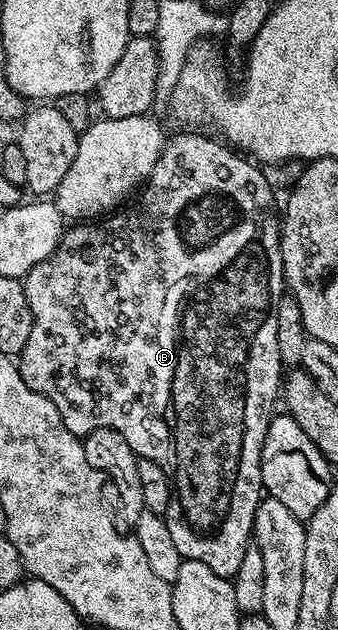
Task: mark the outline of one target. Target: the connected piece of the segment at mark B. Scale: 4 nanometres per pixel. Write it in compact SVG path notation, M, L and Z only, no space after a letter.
M183 131L180 135L173 136L172 139L170 136L163 144L163 152L153 169L153 173L142 188L142 191L144 190L143 196L128 211L119 209L114 213L108 214L106 217L100 218L98 221L79 221L74 225L68 226L64 230L63 236L59 239L59 244L55 252L45 261L33 265L33 269L29 269L29 273L23 276L22 281L23 288L25 289L25 297L28 298L29 307L33 313L33 333L29 333L29 341L25 343L25 349L17 357L17 362L25 385L29 385L29 389L33 389L37 393L49 397L49 401L53 401L53 405L57 405L57 413L61 413L61 421L65 421L65 429L69 429L69 433L86 437L90 431L95 431L98 427L111 427L113 430L119 431L121 437L125 437L125 441L129 441L129 445L134 449L140 459L151 459L157 465L161 465L161 469L165 469L165 473L171 478L171 504L165 518L169 525L169 533L173 536L173 545L177 545L177 553L181 553L184 559L201 561L203 564L209 565L209 569L213 569L213 573L217 573L217 577L225 577L232 580L237 573L237 569L241 569L241 561L245 558L247 548L252 546L255 529L257 499L256 496L251 496L250 489L243 487L242 481L239 480L242 475L254 476L257 471L254 462L243 463L243 438L247 435L247 418L251 415L251 407L255 411L268 410L267 412L270 412L272 410L272 408L270 409L271 395L278 396L280 394L281 380L285 375L283 362L277 353L277 309L275 308L277 297L284 294L285 280L283 277L283 262L281 261L281 253L279 252L279 228L281 226L281 219L277 214L277 207L275 211L275 195L271 192L271 183L259 172L262 170L250 158L244 157L240 152L228 146L226 142L220 141L218 138L215 139L210 139L207 135L198 135L195 131Z

